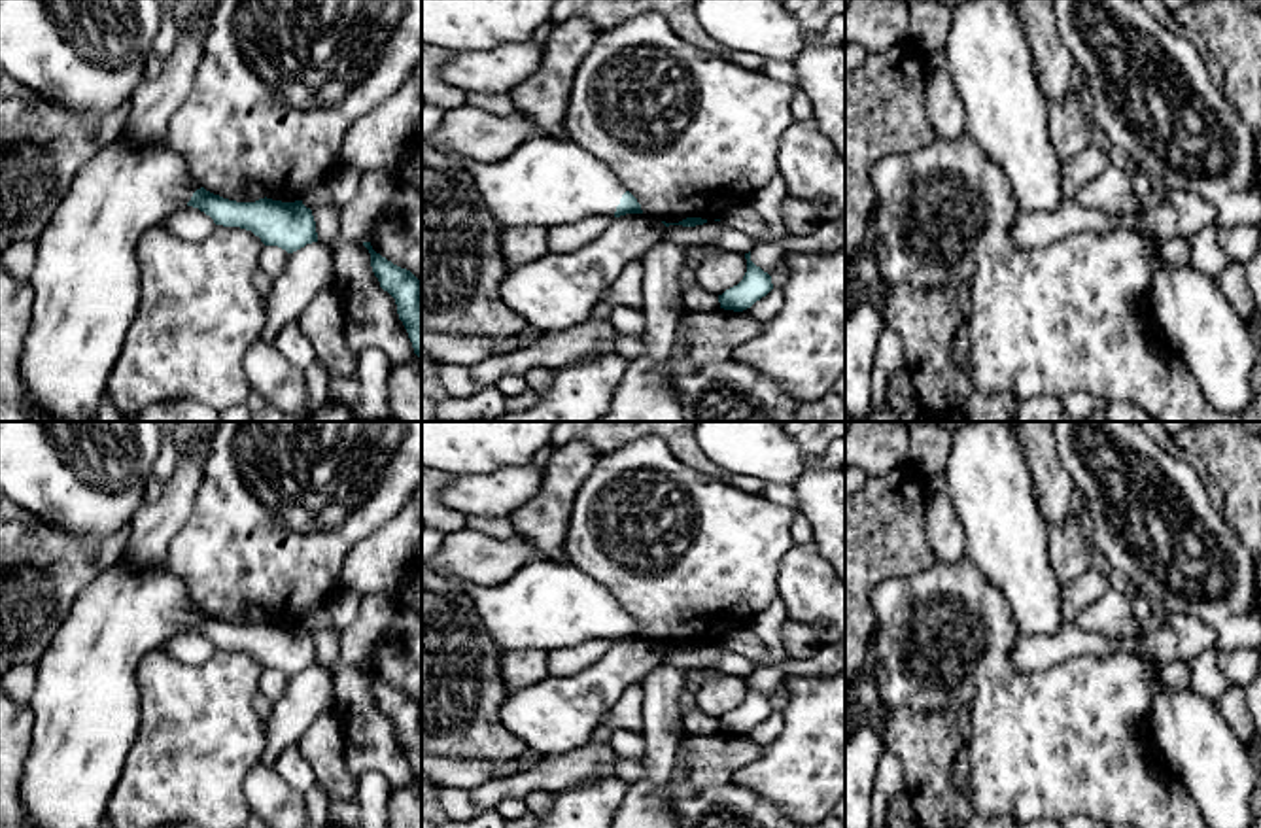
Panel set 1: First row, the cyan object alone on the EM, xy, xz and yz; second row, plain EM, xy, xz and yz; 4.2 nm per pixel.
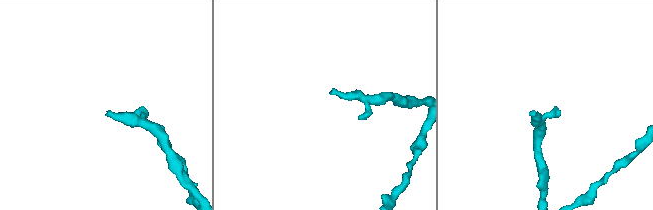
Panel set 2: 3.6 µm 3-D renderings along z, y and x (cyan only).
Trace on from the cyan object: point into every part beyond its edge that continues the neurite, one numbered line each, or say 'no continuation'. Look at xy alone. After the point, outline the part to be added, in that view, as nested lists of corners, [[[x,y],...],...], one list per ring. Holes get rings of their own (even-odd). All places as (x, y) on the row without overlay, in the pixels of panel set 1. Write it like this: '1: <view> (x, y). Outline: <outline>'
1: xy (86, 706). Outline: [[[119,558],[78,594],[68,616],[36,664],[36,686],[28,699],[32,741],[21,773],[25,828],[100,828],[125,758],[140,733],[138,667],[149,652],[164,650],[176,633],[187,630],[197,612],[200,609],[193,603],[185,580],[166,563],[142,575],[130,575],[125,560]]]

